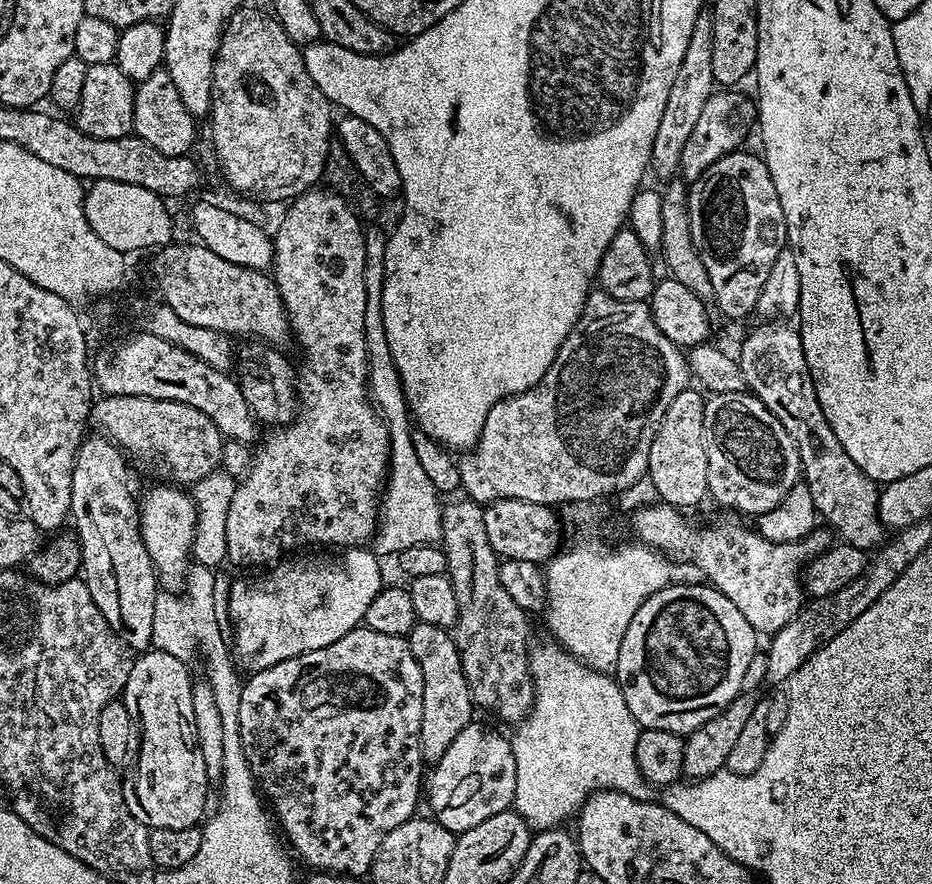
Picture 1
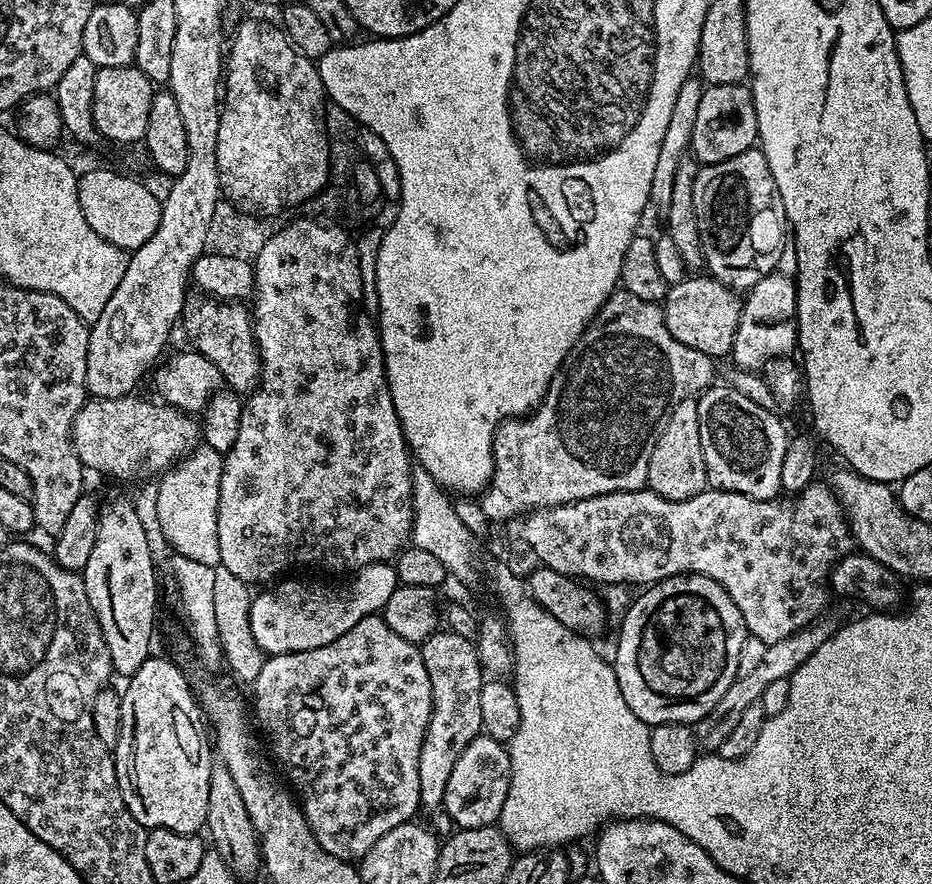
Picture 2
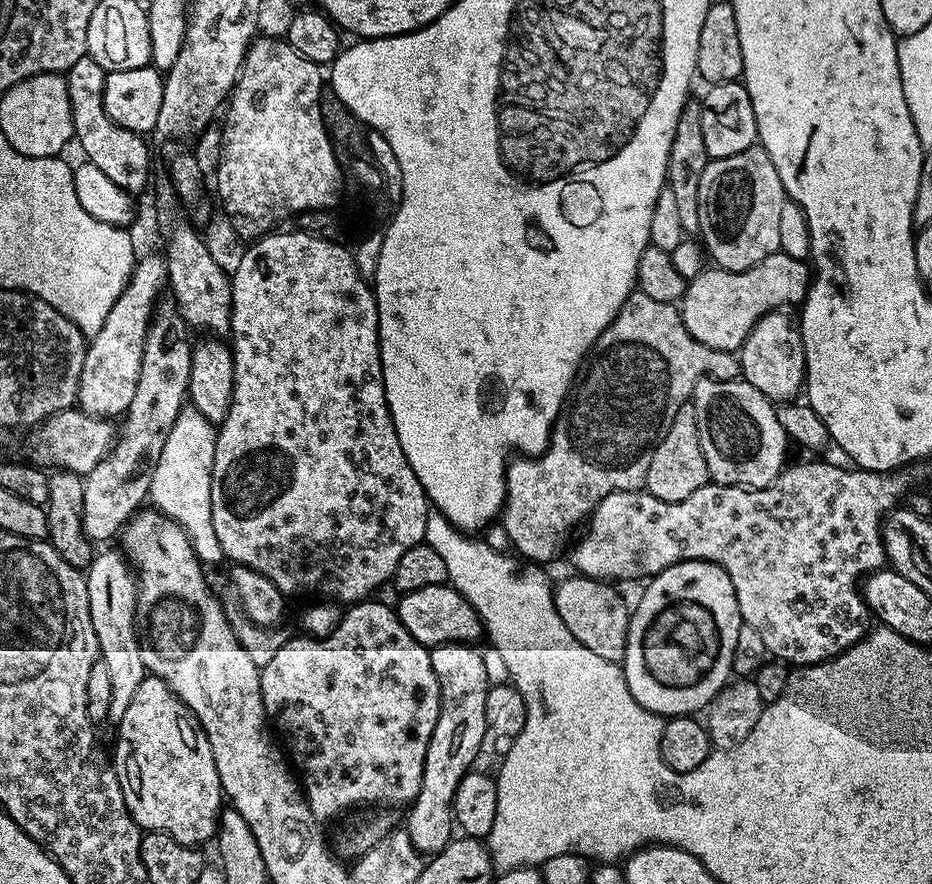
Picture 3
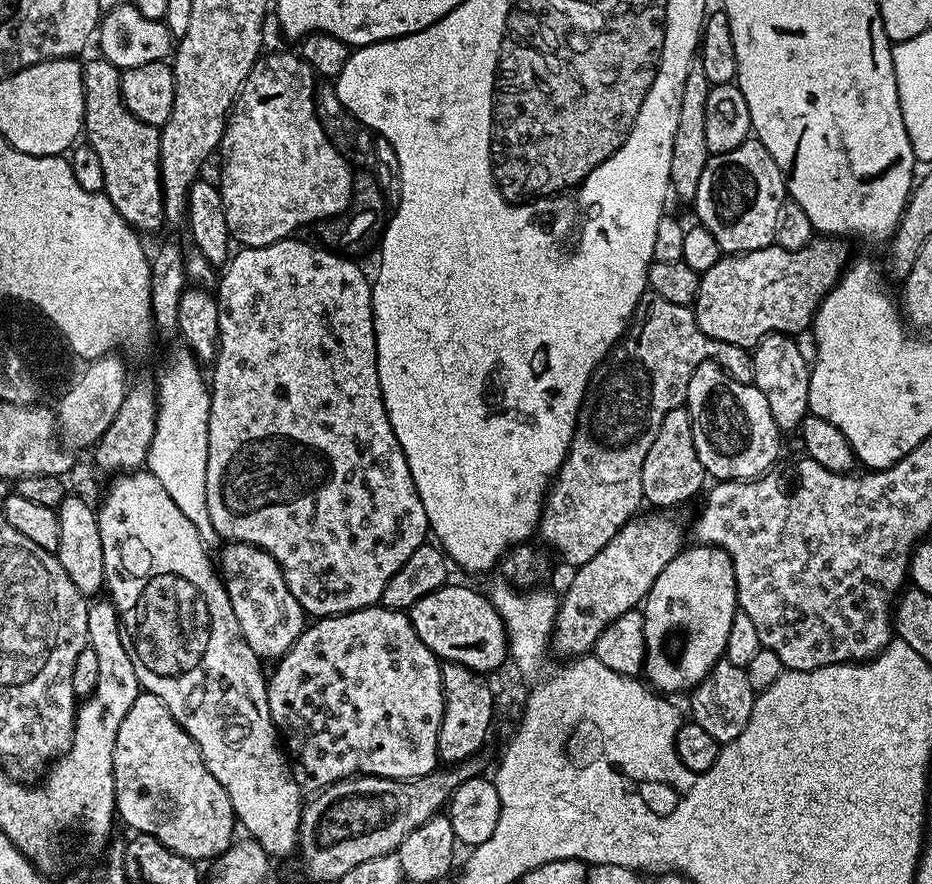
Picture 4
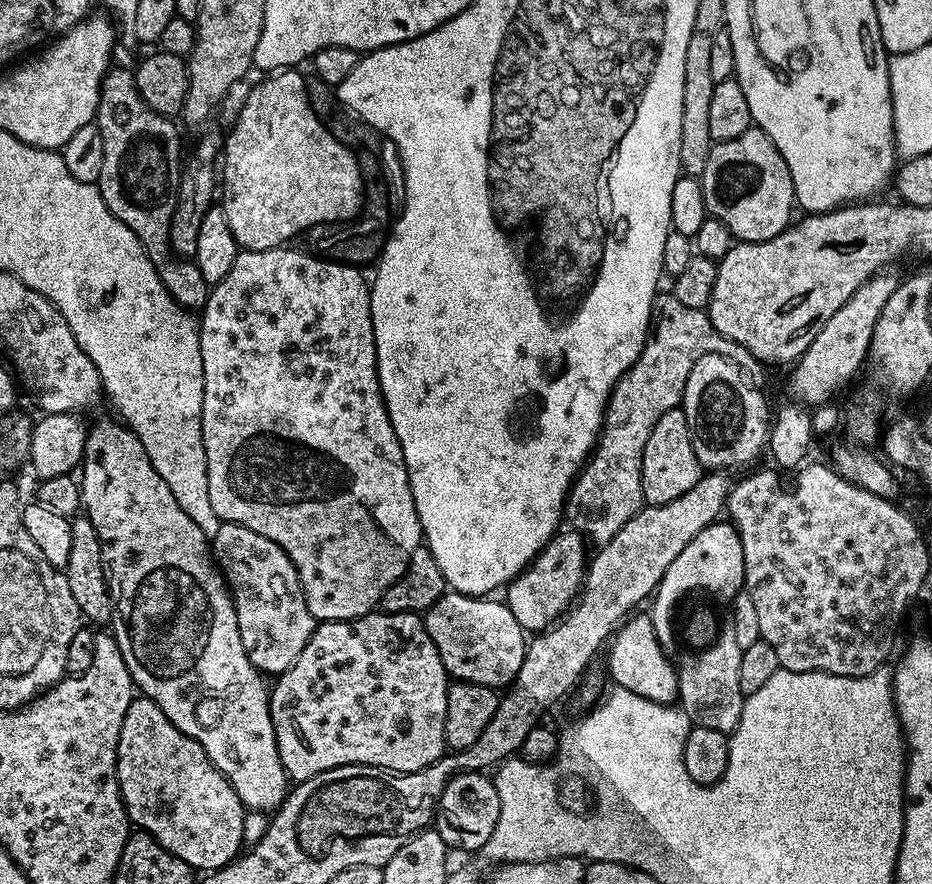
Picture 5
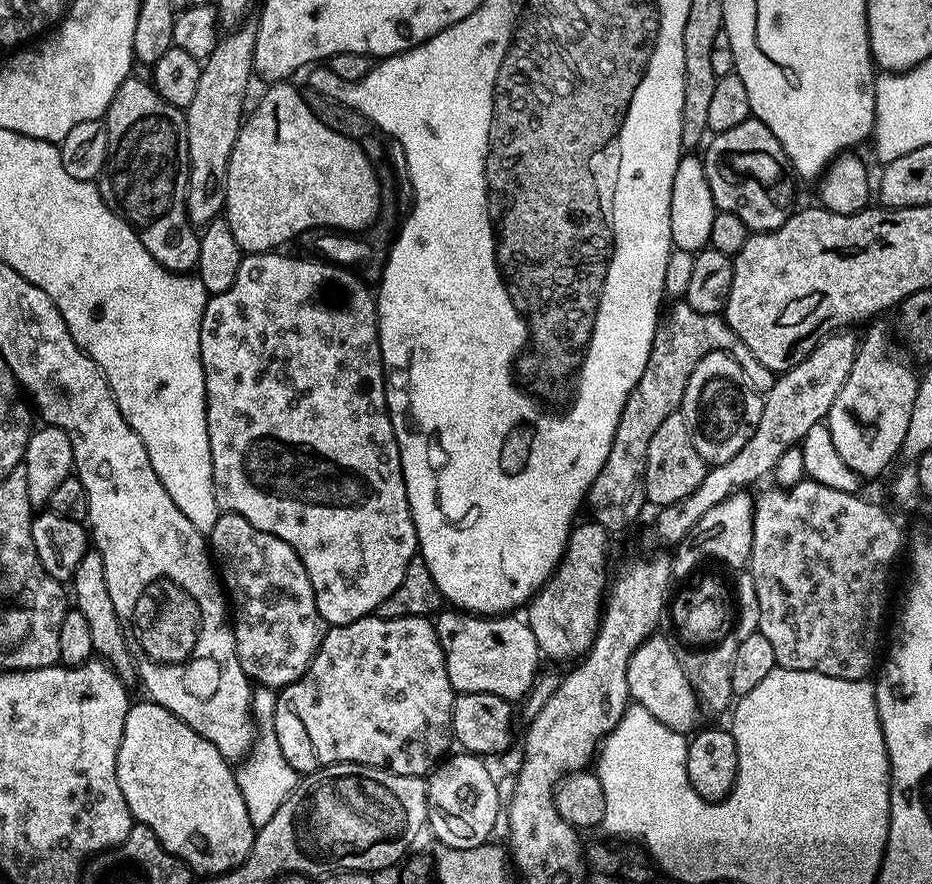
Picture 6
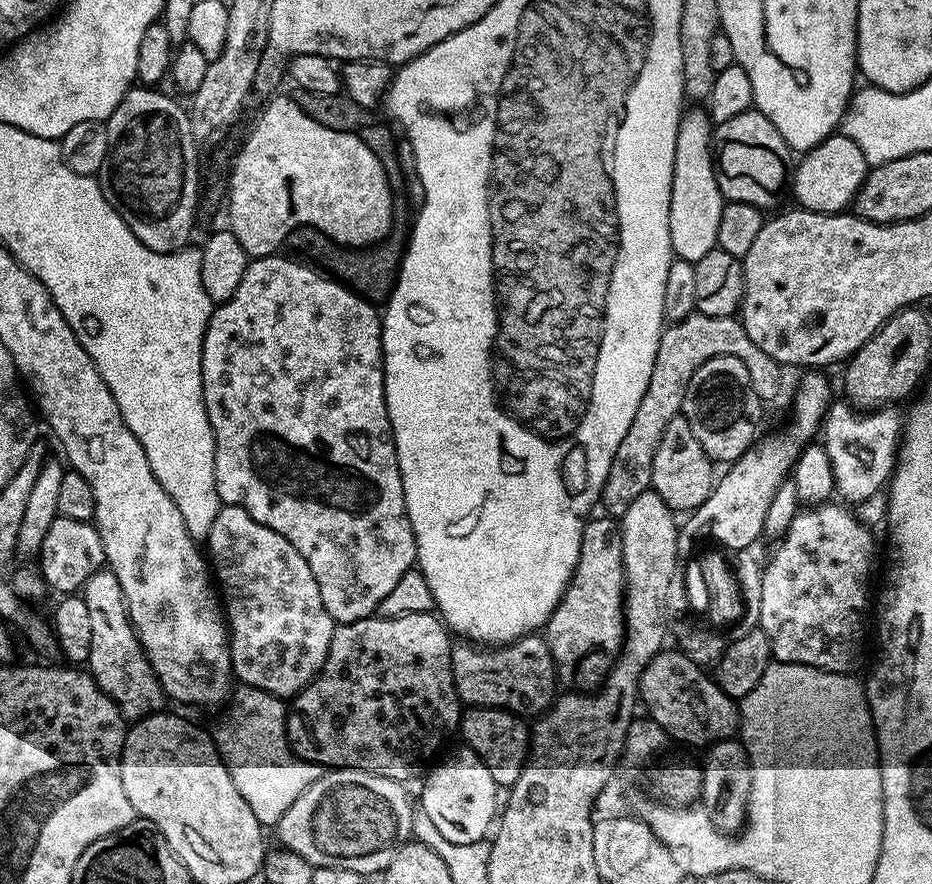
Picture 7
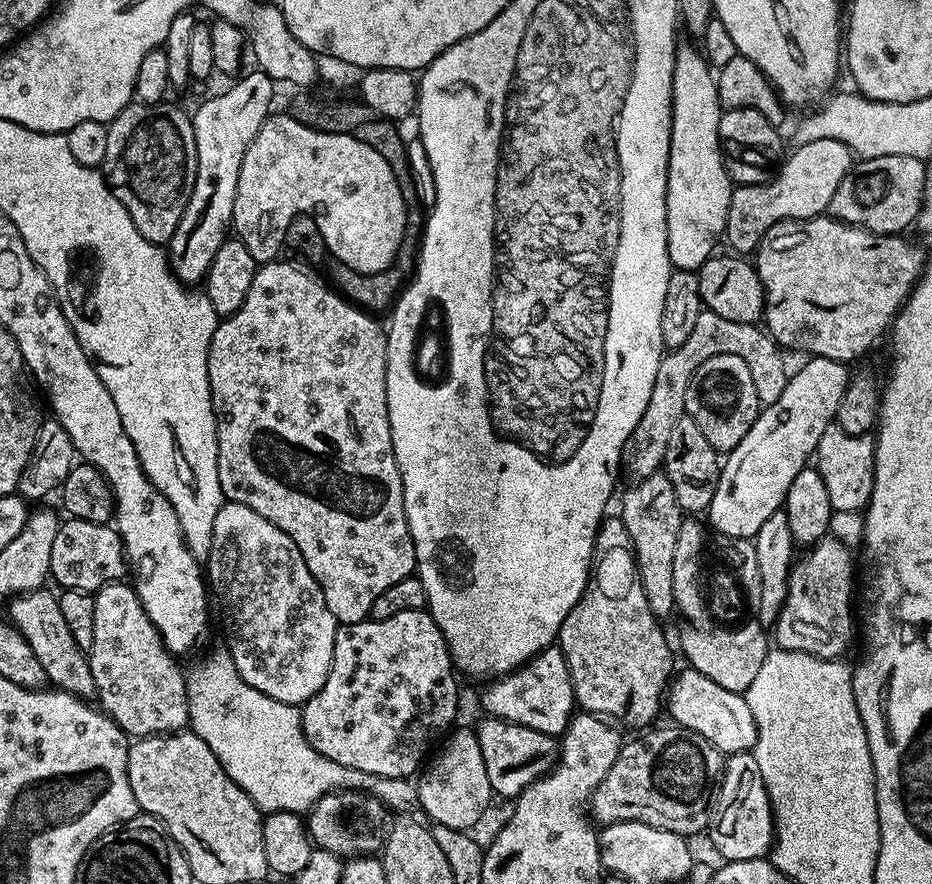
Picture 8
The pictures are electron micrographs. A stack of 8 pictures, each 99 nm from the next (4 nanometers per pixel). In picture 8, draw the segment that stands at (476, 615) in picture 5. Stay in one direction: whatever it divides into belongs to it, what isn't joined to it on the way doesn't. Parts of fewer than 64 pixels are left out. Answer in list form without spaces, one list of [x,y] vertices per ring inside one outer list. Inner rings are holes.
[[[559,646],[542,649],[516,671],[497,676],[485,684],[488,685],[480,692],[480,704],[488,711],[485,713],[489,717],[509,720],[518,726],[530,726],[530,730],[538,730],[547,736],[563,736],[578,708],[570,670]]]

